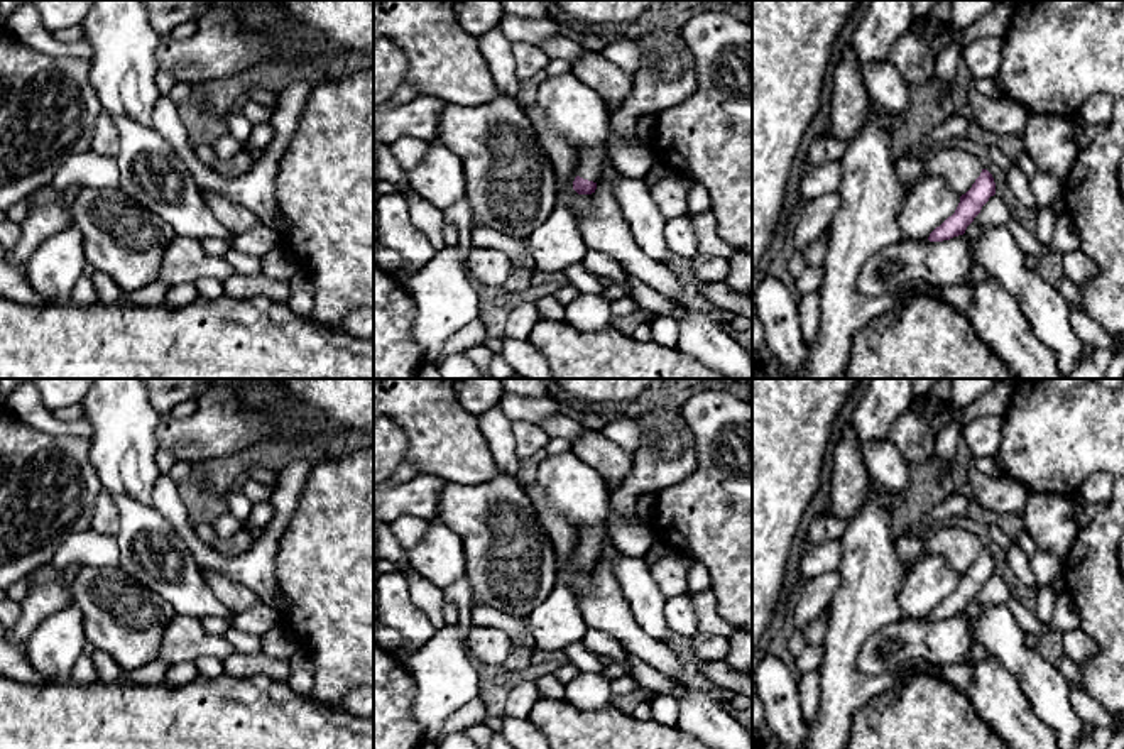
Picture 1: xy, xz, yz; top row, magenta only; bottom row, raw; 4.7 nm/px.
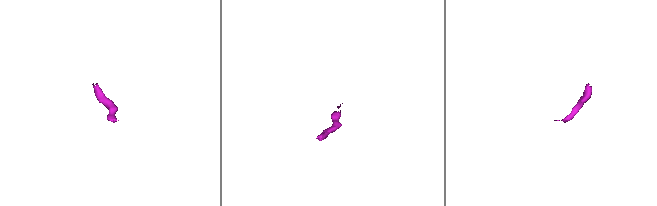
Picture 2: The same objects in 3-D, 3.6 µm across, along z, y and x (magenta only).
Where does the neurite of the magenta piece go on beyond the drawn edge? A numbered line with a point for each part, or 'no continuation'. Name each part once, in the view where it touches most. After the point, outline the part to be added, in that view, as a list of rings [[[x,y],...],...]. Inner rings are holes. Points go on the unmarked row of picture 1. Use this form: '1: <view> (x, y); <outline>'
1: xz (590, 536); [[[605,522],[578,526],[578,546],[576,555],[598,561],[597,551],[598,544],[608,538],[608,528]]]

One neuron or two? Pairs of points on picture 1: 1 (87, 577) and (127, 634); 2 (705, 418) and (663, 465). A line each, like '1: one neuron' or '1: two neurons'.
1: one neuron
2: two neurons

